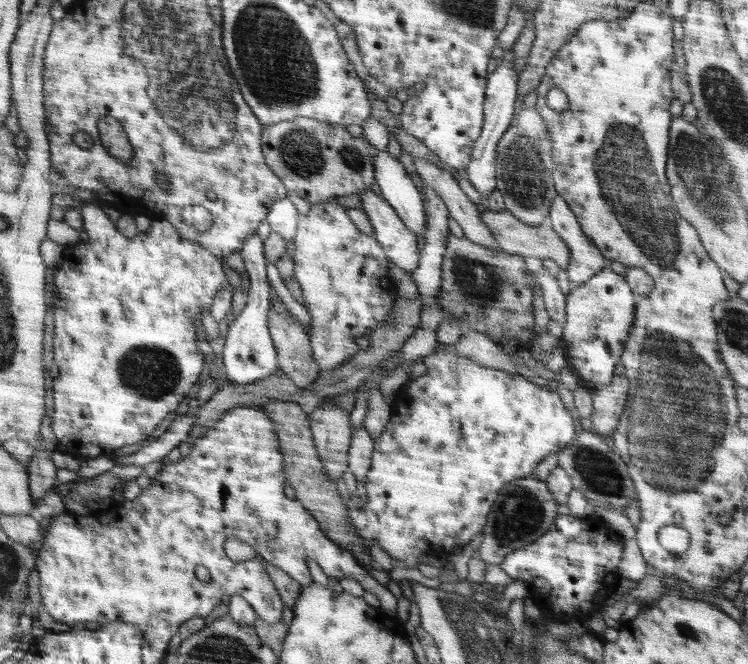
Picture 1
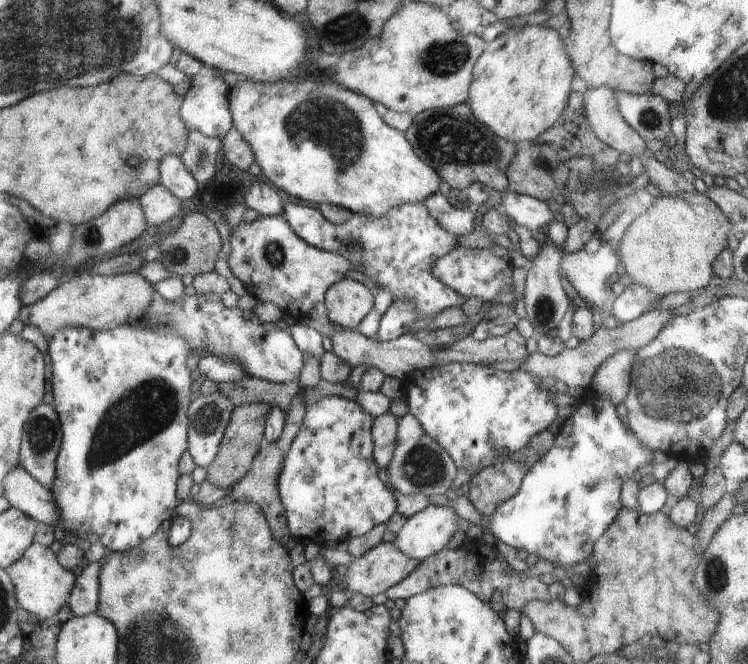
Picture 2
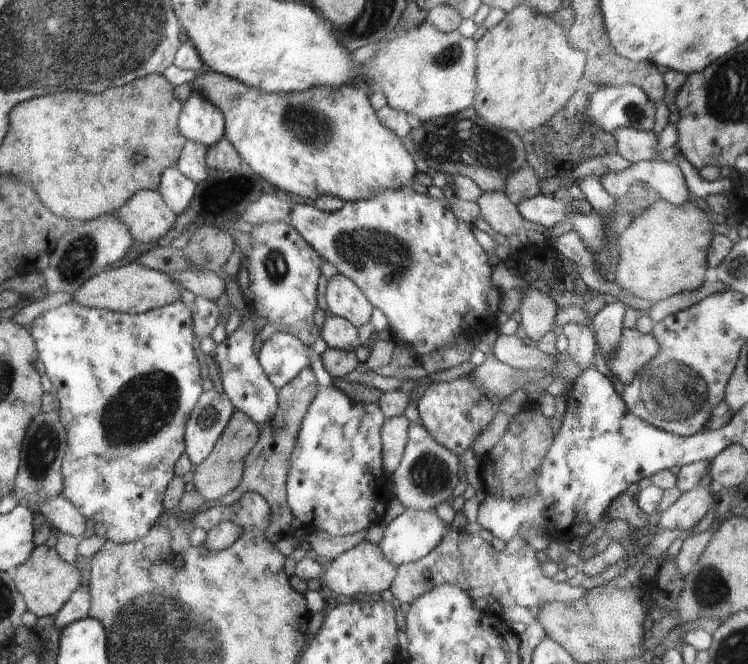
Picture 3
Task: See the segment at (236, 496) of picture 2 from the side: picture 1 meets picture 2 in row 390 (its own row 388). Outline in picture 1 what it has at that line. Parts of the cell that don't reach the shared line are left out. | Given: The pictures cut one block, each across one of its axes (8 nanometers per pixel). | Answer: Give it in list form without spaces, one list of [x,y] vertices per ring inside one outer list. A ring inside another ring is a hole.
[[[273,287],[270,289],[270,292],[271,307],[267,325],[277,352],[277,366],[285,374],[292,387],[298,387],[299,389],[310,387],[318,380],[320,371],[322,370],[314,357],[314,351],[310,345],[310,336],[304,331],[303,325],[298,320],[275,313],[272,304],[280,298],[276,295]]]

